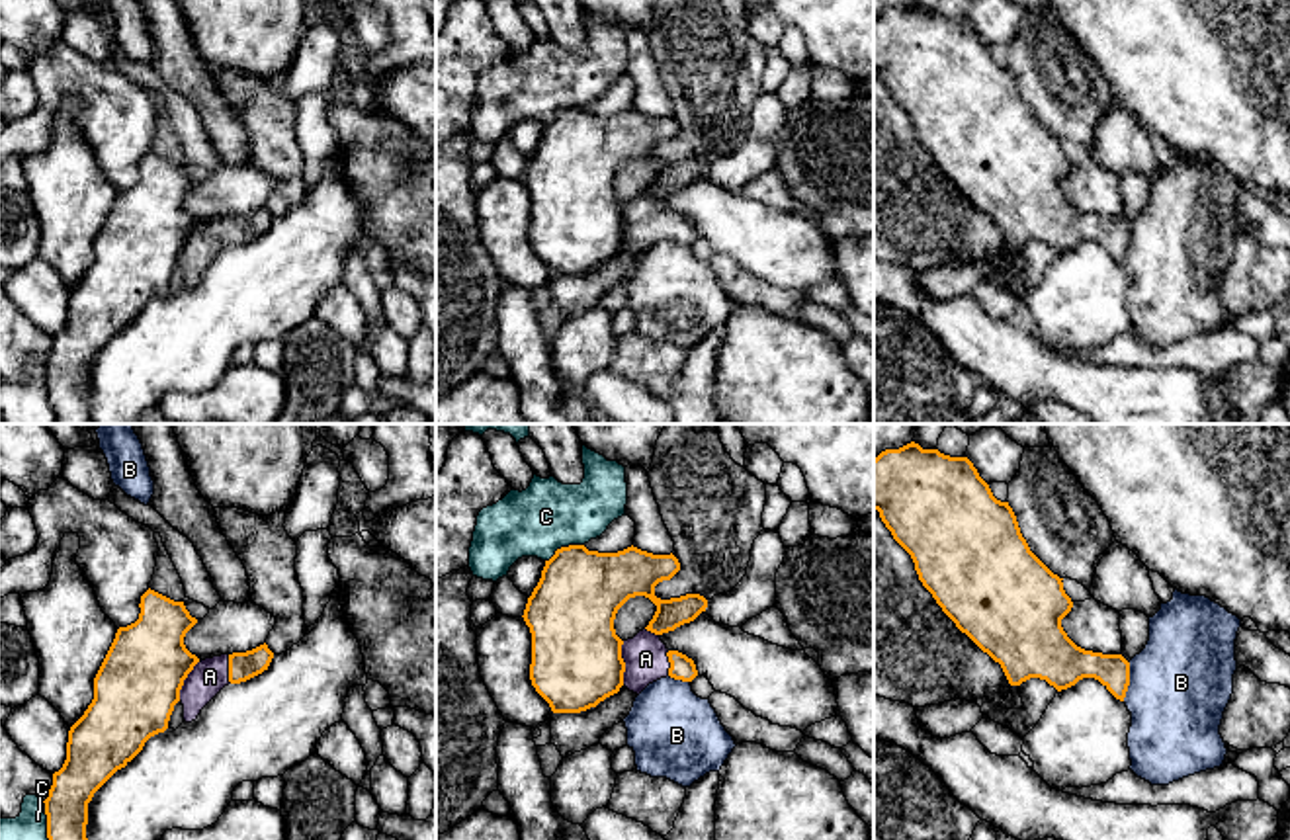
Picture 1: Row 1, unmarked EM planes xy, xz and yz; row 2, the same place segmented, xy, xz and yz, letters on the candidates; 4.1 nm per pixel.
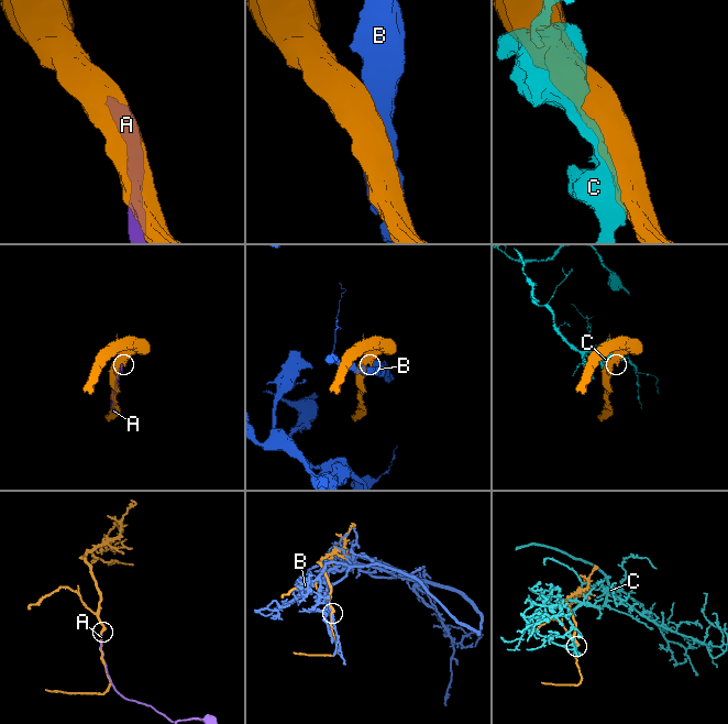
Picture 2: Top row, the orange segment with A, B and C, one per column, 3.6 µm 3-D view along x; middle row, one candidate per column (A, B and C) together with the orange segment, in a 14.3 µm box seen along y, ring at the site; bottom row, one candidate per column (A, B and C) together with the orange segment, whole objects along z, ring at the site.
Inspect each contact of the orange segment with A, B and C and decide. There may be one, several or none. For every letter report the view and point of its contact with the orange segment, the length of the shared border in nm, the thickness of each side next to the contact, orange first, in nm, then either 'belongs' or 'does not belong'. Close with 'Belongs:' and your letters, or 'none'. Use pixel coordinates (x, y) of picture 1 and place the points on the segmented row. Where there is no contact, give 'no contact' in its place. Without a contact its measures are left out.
A: contact xz (624, 663); length 180 nm; calibres 380 and 180 nm; belongs
B: contact yz (1128, 682); length 160 nm; calibres 150 and 420 nm; does not belong
C: contact xz (563, 547); length 180 nm; calibres 360 and 280 nm; does not belong
Belongs: A

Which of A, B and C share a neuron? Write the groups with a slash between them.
A / B / C

